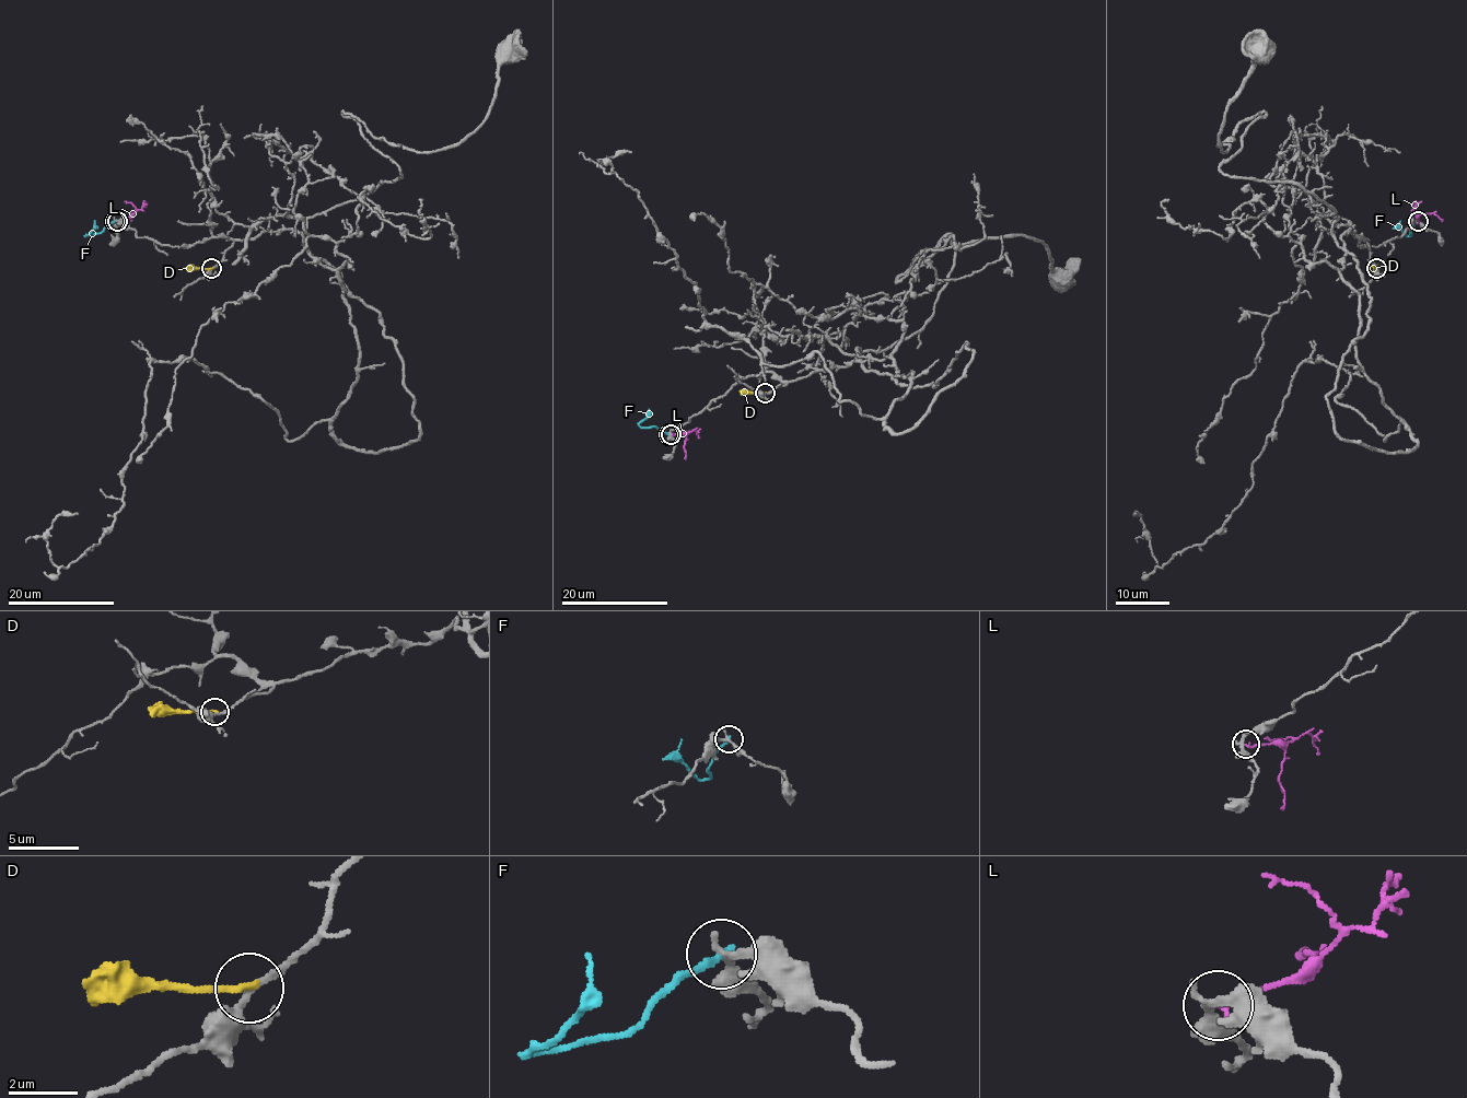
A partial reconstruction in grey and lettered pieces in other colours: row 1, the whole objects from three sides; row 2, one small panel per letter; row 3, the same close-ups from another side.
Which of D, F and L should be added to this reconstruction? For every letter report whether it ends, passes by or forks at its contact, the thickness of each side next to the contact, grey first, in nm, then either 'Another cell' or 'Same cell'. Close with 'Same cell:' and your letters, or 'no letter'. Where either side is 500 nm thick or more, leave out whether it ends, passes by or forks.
D: It ends there. Thickness 200 nm (grey) against 200 nm. Another cell
F: It ends there. Thickness 240 nm (grey) against 220 nm. Another cell
L: It ends there. Thickness 280 nm (grey) against 170 nm. Another cell
Same cell: no letter

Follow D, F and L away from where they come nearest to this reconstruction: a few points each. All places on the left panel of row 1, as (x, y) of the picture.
D: (211, 268), (186, 267)
F: (115, 220), (101, 232), (84, 236), (94, 229), (94, 220)
L: (118, 221), (132, 213), (131, 221)

